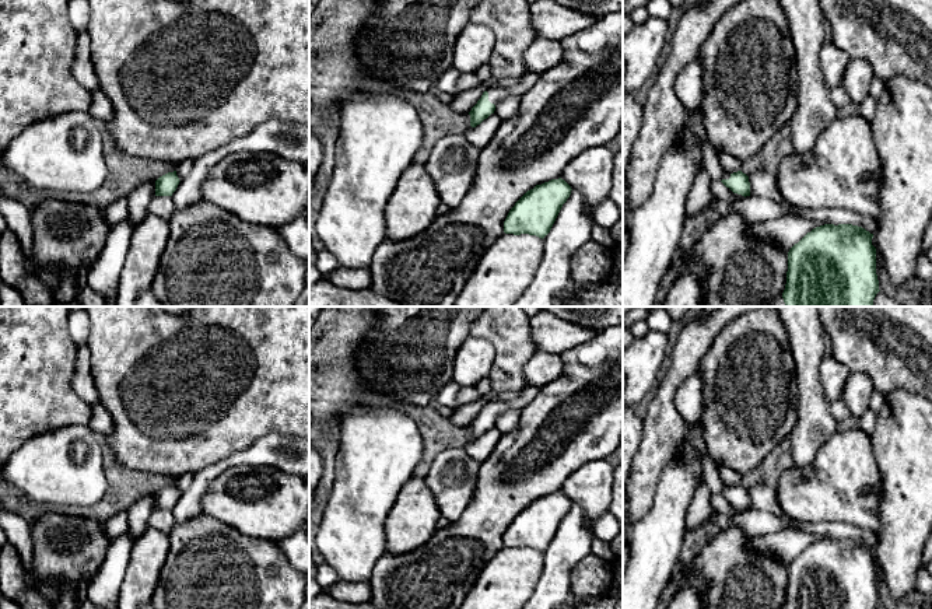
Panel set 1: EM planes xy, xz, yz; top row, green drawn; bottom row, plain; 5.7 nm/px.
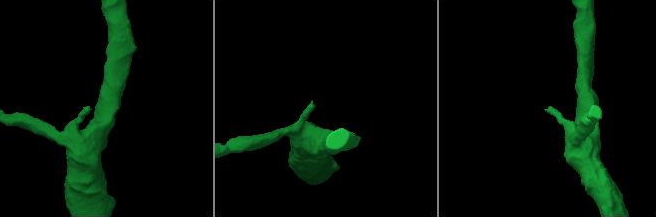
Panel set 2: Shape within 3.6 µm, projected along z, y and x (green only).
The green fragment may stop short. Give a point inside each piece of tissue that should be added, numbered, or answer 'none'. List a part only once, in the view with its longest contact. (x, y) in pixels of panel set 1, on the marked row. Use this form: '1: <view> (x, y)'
1: xz (496, 94)

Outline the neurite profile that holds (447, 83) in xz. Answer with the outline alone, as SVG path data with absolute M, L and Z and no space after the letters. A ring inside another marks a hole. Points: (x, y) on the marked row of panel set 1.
M453 67L446 70L437 81L438 91L456 95L458 94L456 83L459 76L460 73L458 73Z

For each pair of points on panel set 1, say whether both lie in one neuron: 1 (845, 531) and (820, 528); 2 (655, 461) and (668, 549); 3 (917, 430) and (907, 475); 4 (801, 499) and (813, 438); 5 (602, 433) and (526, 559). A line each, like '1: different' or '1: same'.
1: same
2: different
3: same
4: different
5: different

